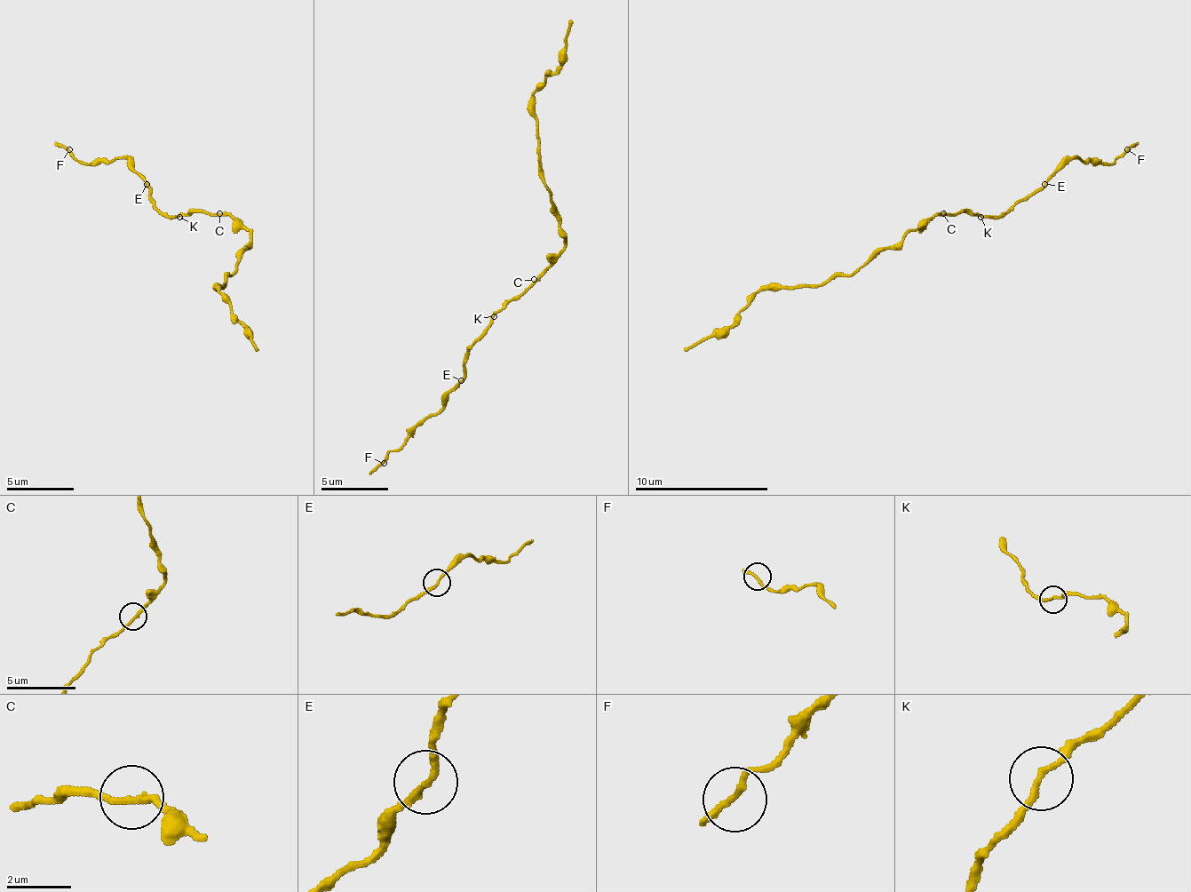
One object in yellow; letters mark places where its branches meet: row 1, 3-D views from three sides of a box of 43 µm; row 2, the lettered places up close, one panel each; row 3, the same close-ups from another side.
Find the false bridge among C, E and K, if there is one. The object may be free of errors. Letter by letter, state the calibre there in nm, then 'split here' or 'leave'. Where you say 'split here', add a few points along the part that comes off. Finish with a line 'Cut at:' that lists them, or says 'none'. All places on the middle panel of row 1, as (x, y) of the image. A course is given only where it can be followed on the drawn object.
C: 200 nm | leave
E: 200 nm | leave
K: 190 nm | leave
Cut at: none

